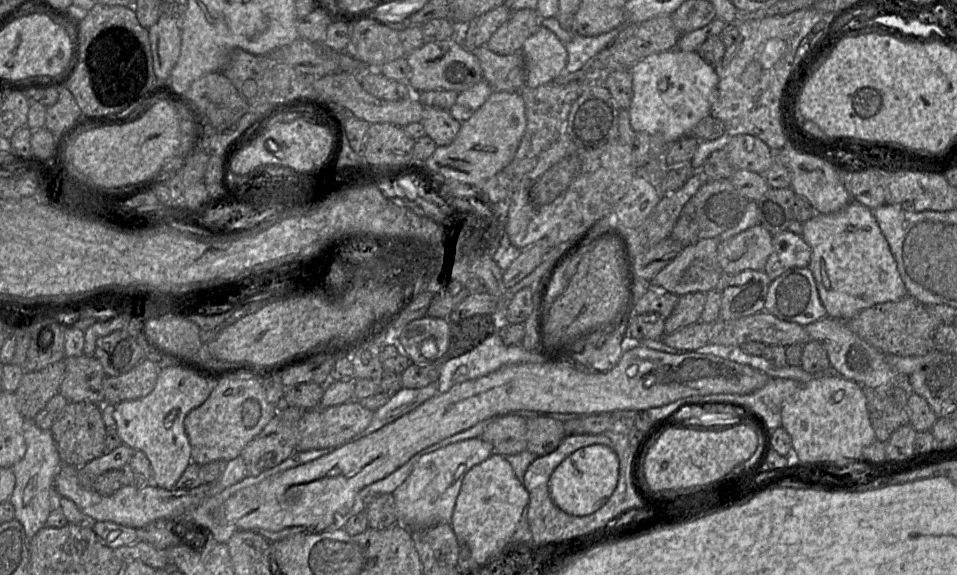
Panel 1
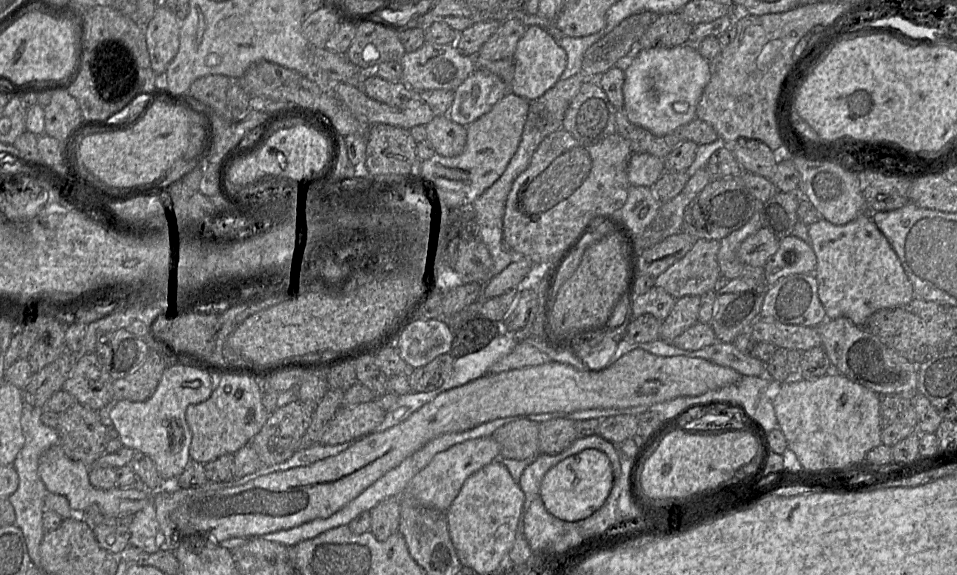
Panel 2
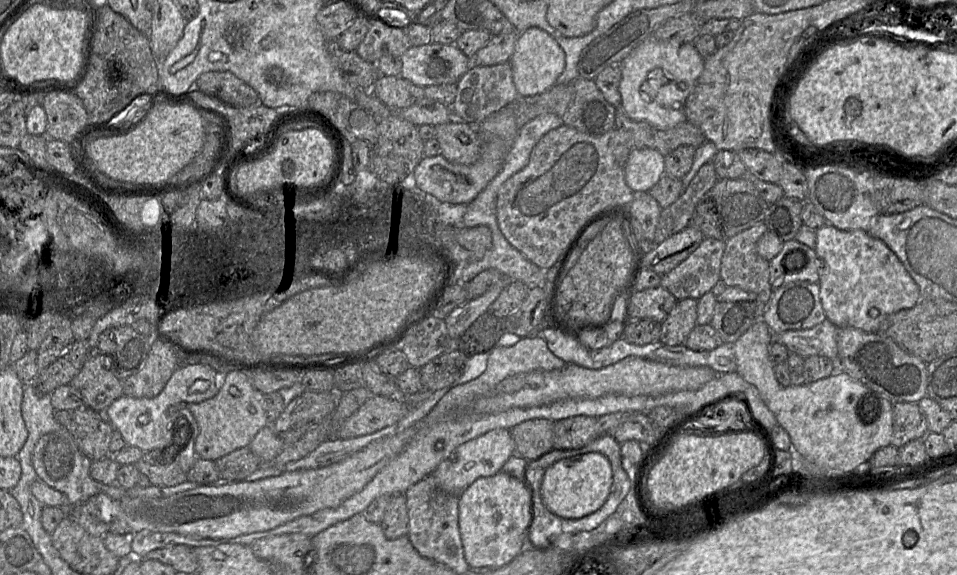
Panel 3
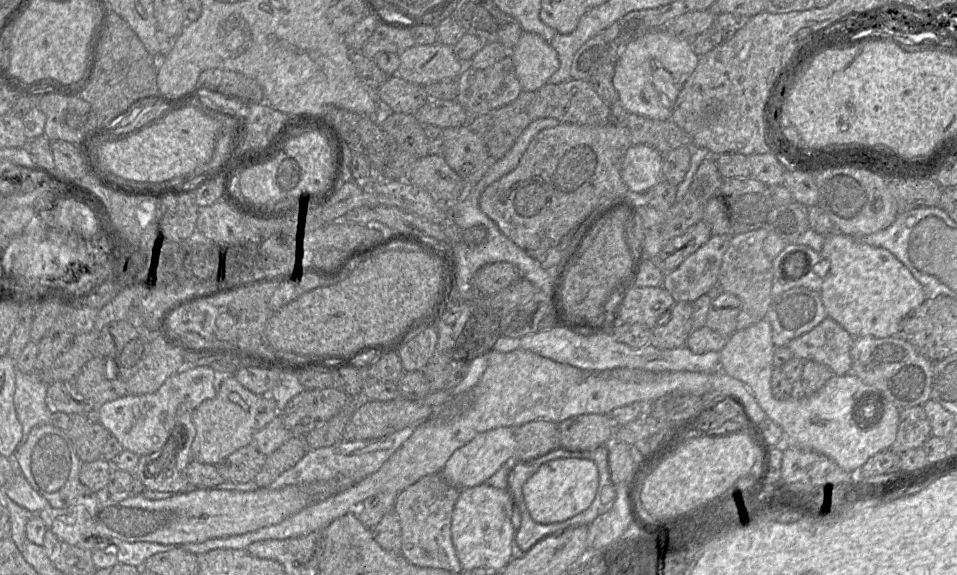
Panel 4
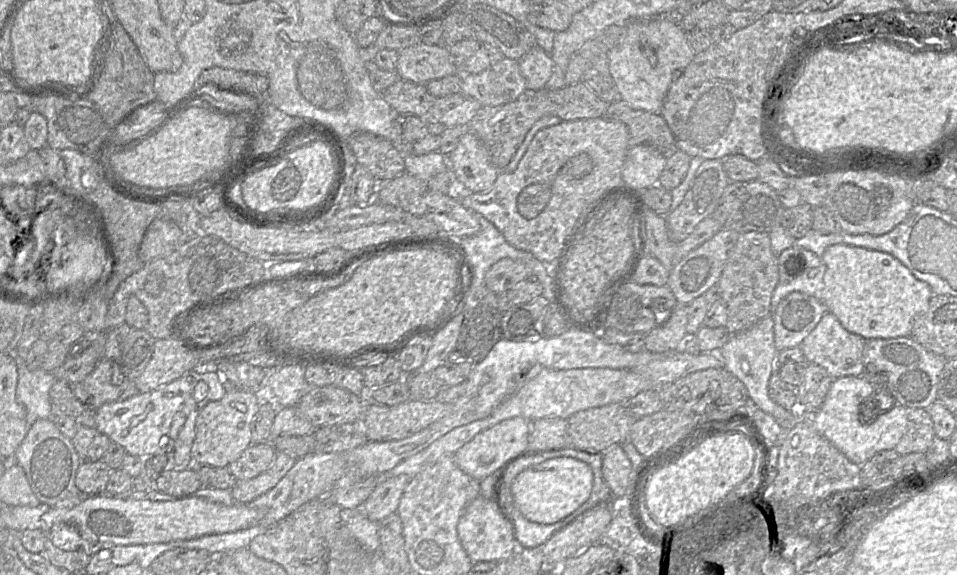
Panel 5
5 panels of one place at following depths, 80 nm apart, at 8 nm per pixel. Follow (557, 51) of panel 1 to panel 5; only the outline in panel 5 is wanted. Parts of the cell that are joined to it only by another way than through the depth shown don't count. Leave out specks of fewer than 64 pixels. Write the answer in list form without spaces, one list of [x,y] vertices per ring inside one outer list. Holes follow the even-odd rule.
[[[536,45],[518,60],[518,63],[520,72],[526,81],[526,89],[540,90],[545,88],[554,68],[550,54]]]

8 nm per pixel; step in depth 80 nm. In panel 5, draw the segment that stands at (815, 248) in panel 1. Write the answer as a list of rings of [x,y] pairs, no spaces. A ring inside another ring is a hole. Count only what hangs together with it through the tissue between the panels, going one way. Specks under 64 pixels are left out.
[[[835,244],[825,250],[821,260],[826,267],[823,279],[823,304],[847,331],[865,340],[911,336],[914,320],[926,312],[933,296],[926,282],[916,278],[902,262],[891,254],[877,250]]]

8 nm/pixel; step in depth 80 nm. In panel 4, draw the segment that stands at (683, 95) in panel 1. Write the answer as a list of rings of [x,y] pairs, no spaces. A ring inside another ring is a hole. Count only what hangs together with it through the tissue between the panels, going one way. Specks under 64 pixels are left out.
[[[661,28],[630,42],[614,63],[613,85],[619,103],[631,113],[668,120],[685,81],[698,63],[699,56],[693,51],[690,40],[678,38]]]

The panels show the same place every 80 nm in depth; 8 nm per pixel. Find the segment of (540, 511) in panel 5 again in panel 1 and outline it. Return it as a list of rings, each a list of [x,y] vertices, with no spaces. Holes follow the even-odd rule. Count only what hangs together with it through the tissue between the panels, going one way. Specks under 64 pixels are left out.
[[[594,444],[578,449],[553,471],[548,490],[555,506],[572,516],[586,516],[600,509],[614,492],[619,476],[619,460],[608,446]]]

